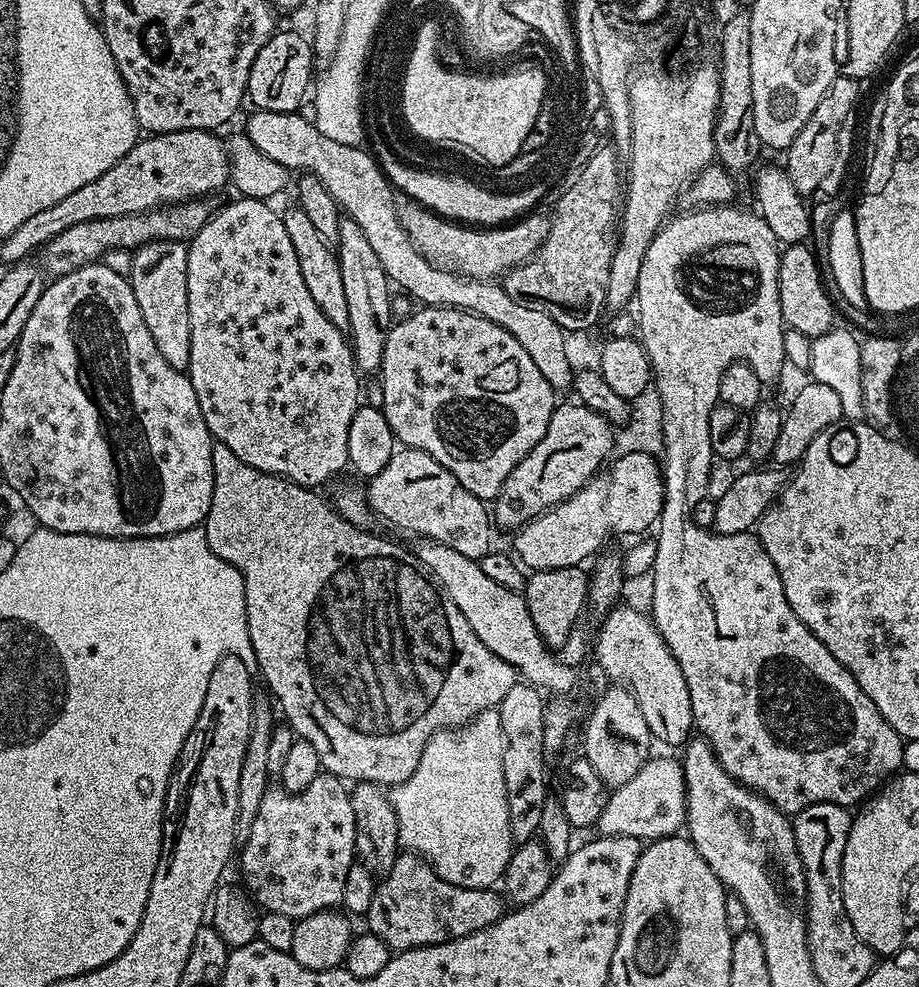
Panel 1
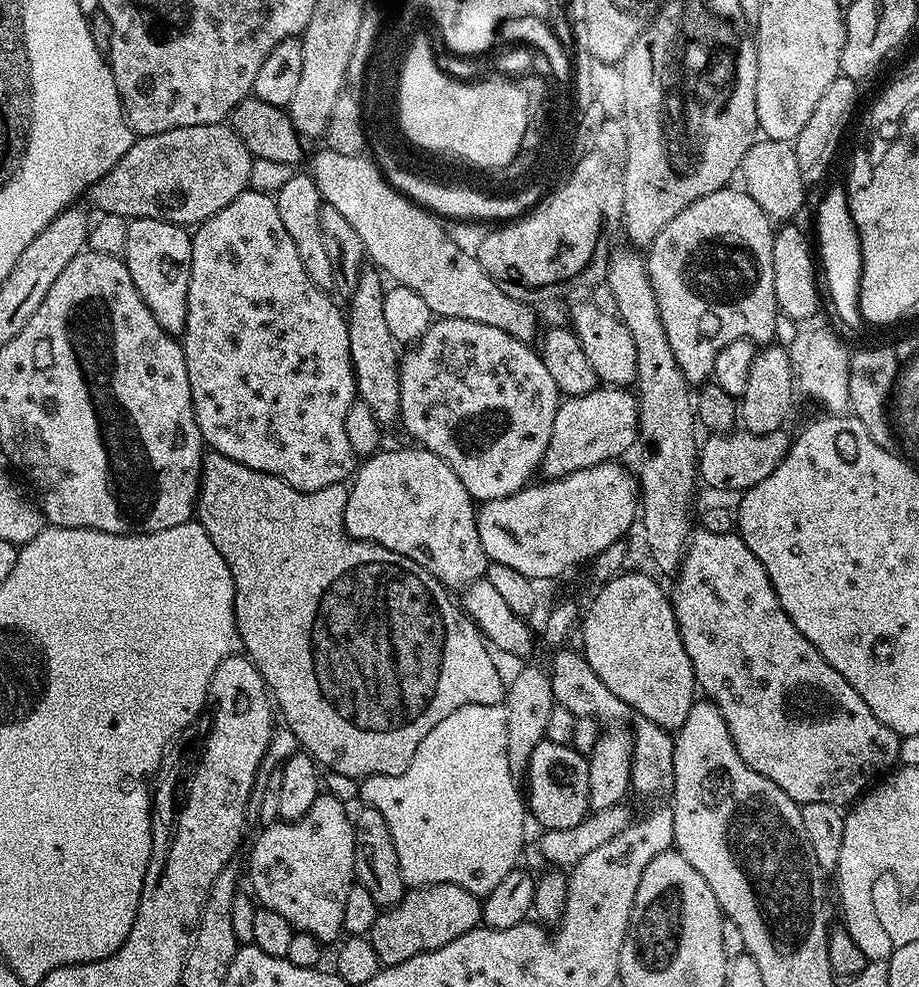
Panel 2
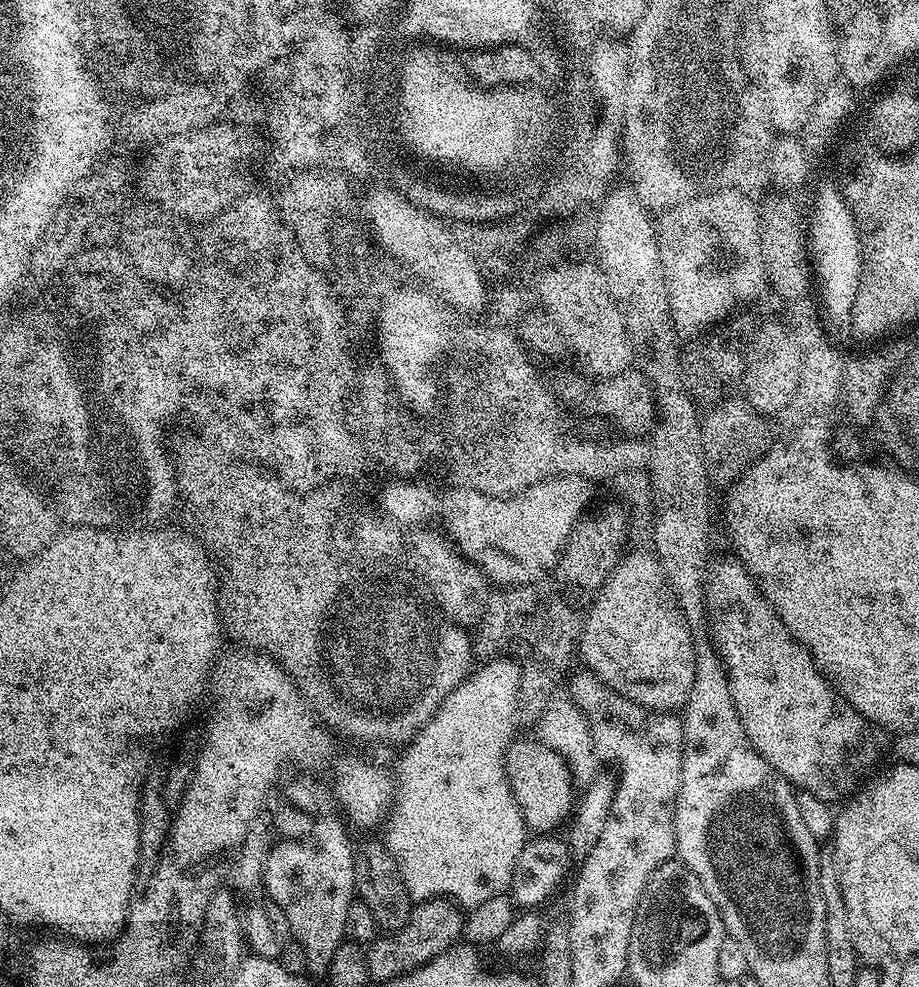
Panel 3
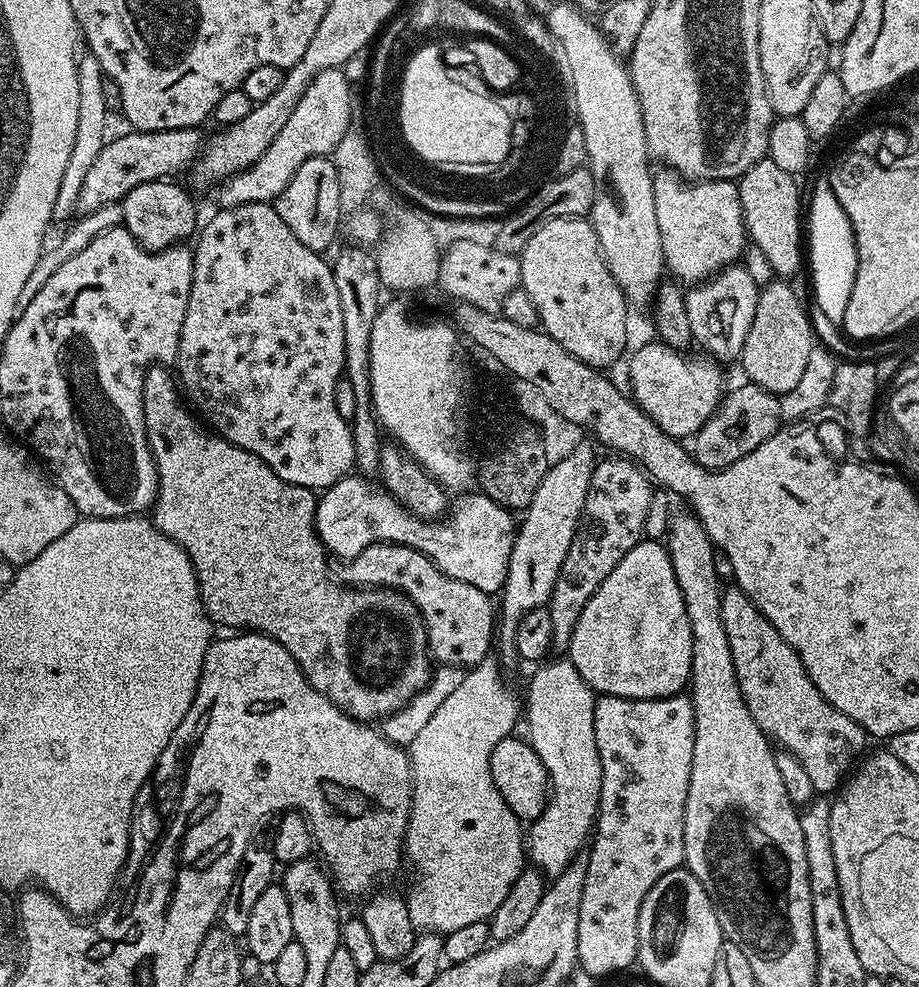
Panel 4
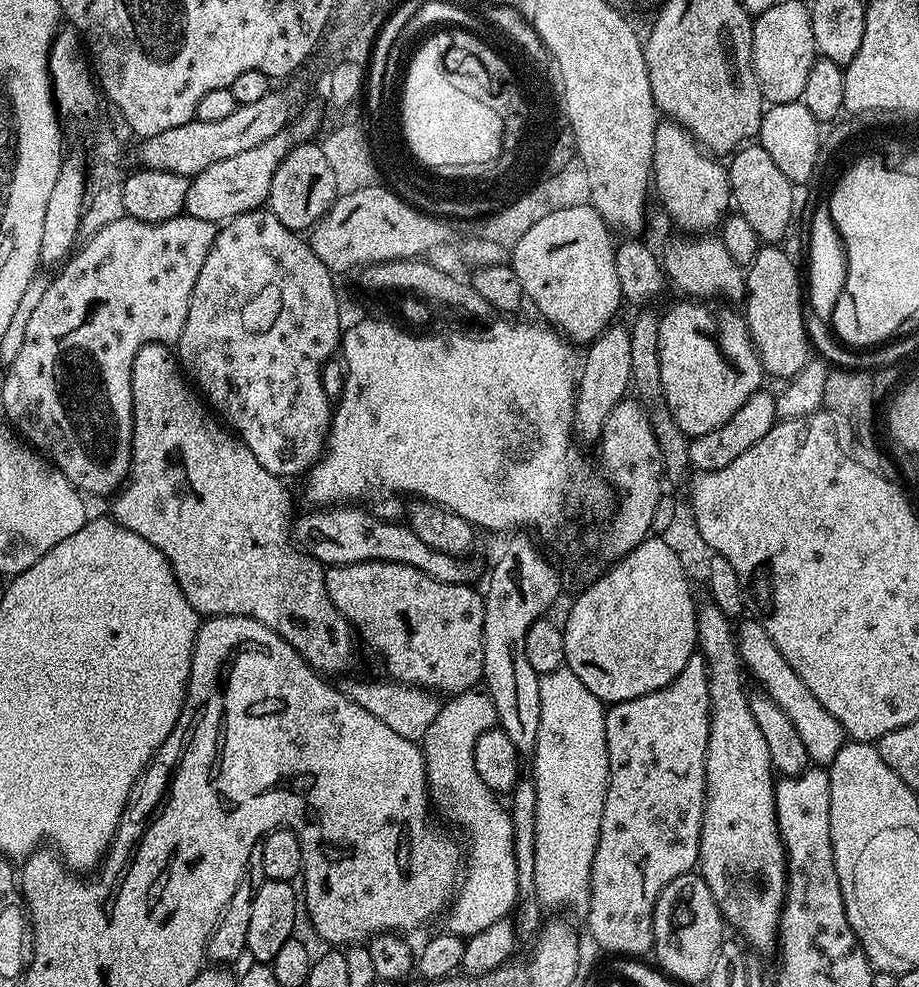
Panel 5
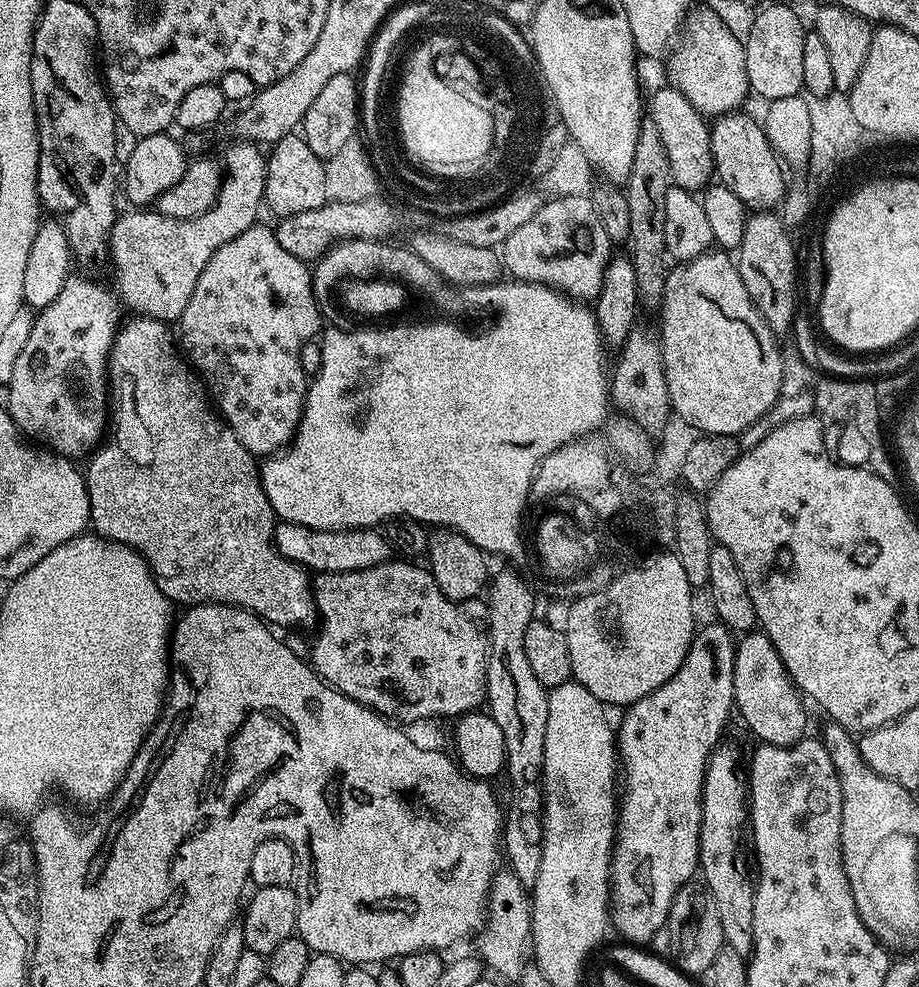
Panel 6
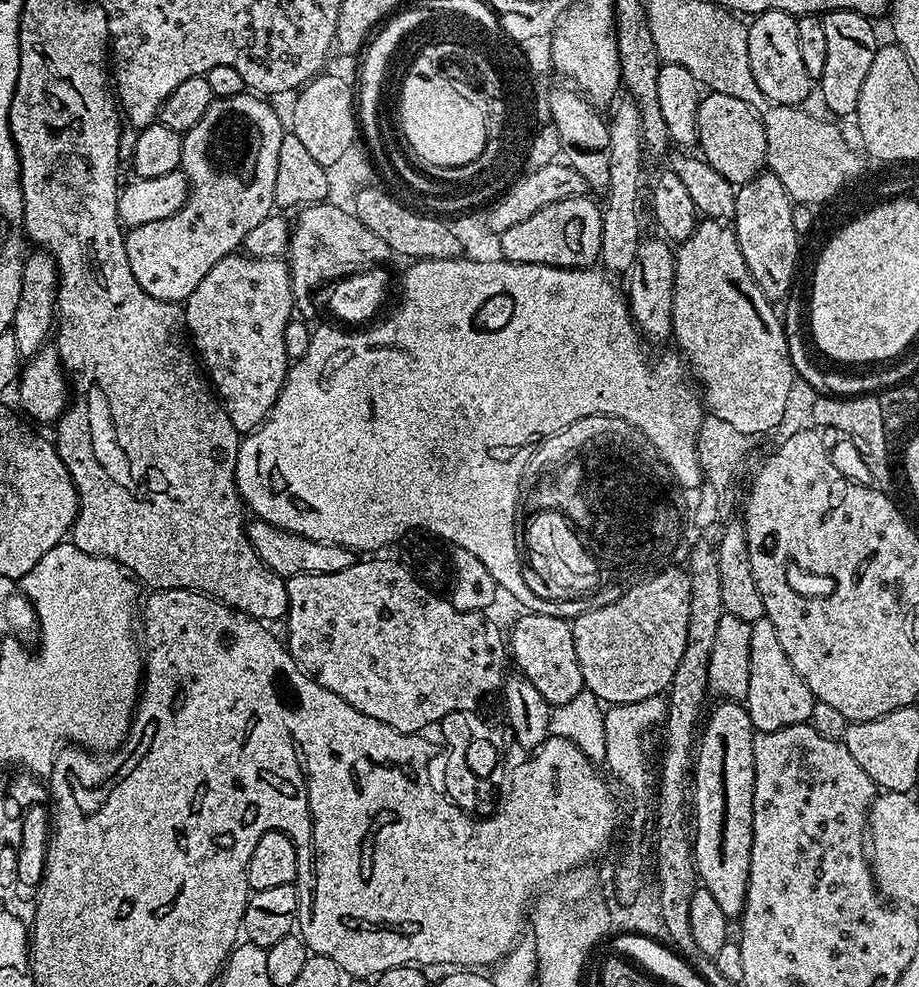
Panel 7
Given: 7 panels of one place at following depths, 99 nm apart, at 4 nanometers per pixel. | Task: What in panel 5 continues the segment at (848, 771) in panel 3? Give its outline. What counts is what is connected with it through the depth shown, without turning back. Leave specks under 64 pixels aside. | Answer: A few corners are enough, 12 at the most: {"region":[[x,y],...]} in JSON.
{"region":[[754,618],[736,634],[741,665],[786,710],[809,761],[831,764],[846,742]]}

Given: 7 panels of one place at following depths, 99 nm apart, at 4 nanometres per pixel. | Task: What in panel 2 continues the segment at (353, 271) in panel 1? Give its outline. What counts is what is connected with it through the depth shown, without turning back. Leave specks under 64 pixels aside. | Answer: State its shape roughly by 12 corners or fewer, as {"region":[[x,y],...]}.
{"region":[[368,266],[346,304],[356,394],[382,426],[400,419],[398,342]]}

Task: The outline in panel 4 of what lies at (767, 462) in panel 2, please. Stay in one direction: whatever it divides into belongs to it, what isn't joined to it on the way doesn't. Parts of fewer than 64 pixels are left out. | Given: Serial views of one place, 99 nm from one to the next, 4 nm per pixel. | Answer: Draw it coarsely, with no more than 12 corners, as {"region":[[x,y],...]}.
{"region":[[743,383],[690,451],[729,468],[782,426],[780,396]]}

